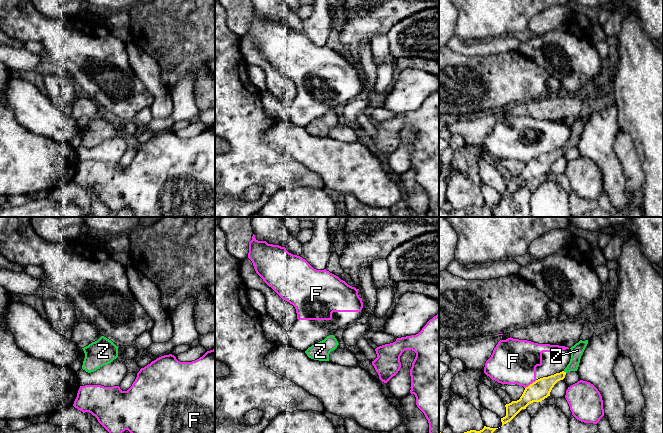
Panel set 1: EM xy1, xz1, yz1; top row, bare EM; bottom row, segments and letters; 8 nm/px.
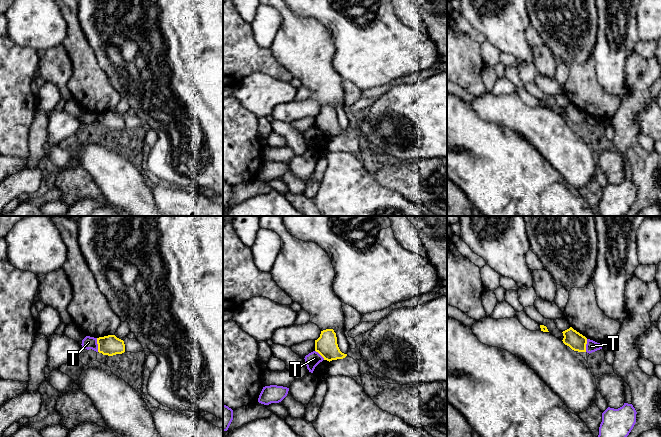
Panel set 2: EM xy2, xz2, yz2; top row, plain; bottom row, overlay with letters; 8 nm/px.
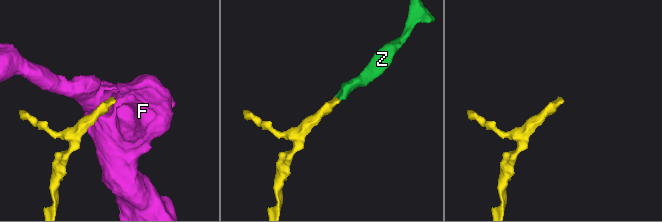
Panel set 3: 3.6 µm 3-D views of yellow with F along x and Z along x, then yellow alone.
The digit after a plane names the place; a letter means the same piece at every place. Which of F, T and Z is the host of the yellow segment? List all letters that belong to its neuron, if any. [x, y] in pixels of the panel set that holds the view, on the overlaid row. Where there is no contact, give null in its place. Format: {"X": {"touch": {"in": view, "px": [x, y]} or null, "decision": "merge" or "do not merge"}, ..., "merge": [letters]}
{"F": {"touch": {"in": "yz1", "px": [530, 384]}, "decision": "do not merge"}, "T": {"touch": {"in": "xy2", "px": [98, 345]}, "decision": "do not merge"}, "Z": {"touch": {"in": "yz1", "px": [565, 372]}, "decision": "merge"}, "merge": ["Z"]}

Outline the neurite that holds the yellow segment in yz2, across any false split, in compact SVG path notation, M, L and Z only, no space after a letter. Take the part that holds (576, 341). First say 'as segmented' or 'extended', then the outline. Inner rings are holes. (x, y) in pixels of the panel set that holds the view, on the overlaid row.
as segmented | M572 327L562 332L563 343L569 346L572 350L578 352L586 352L587 338L574 330Z

